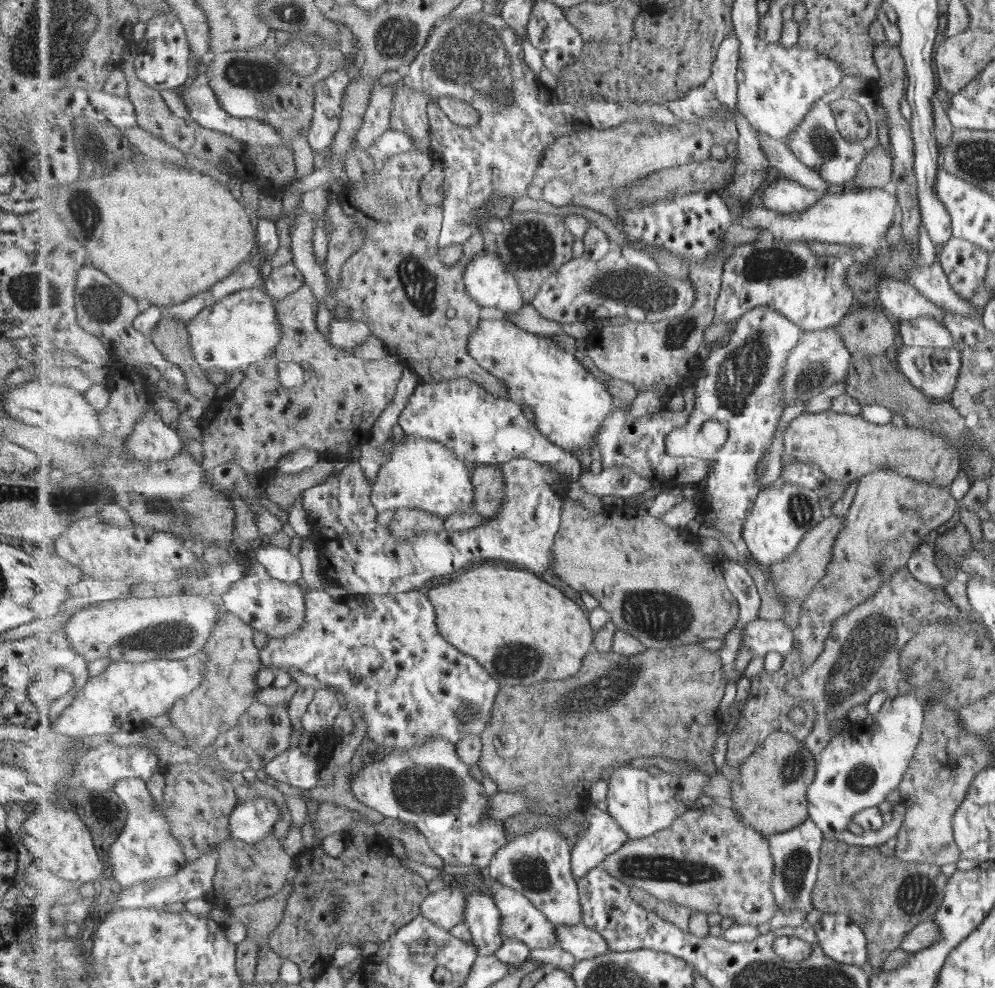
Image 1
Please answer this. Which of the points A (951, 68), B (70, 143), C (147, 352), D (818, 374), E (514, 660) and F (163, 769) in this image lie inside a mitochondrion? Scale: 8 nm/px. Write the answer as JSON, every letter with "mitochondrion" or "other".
{"A":"other","B":"other","C":"other","D":"mitochondrion","E":"mitochondrion","F":"other"}

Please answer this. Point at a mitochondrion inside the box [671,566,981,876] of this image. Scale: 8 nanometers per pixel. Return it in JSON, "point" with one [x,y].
{"point":[851,665]}

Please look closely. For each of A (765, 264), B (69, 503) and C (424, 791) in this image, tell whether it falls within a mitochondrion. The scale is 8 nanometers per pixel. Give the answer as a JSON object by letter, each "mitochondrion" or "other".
{"A":"mitochondrion","B":"mitochondrion","C":"mitochondrion"}

